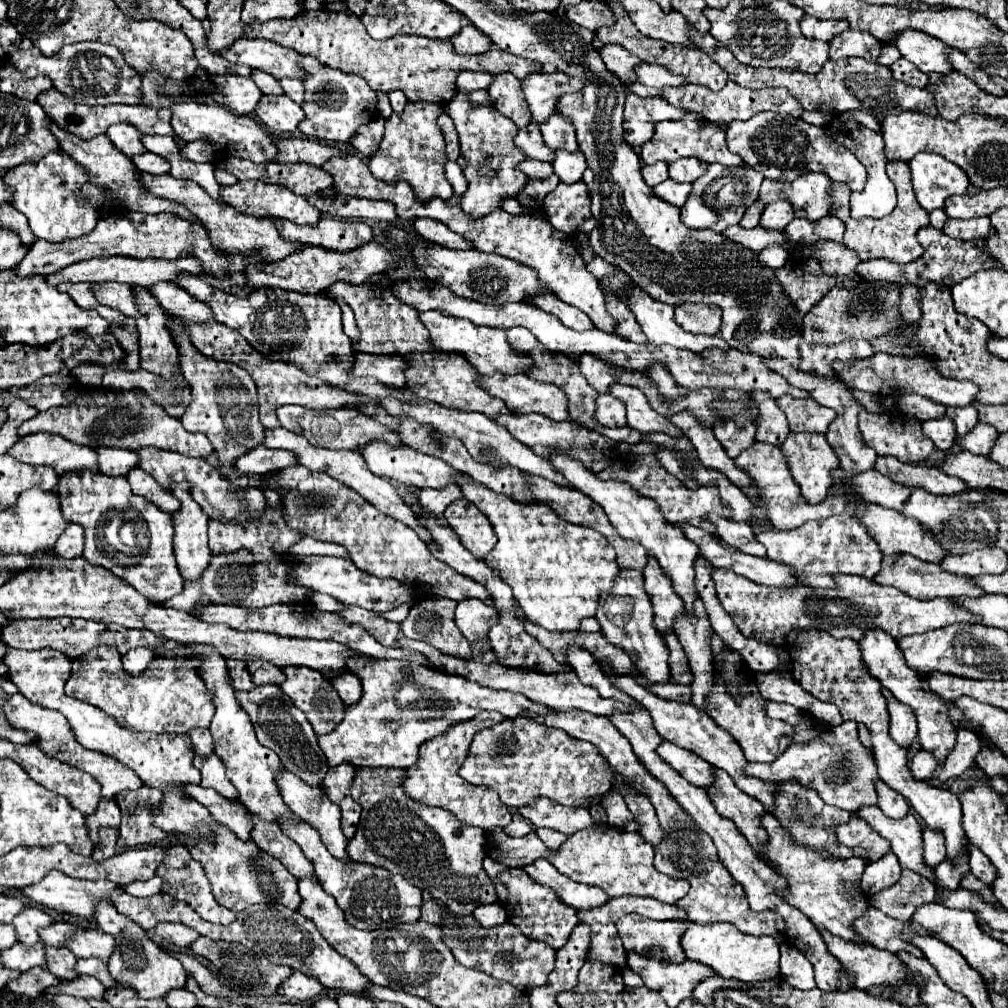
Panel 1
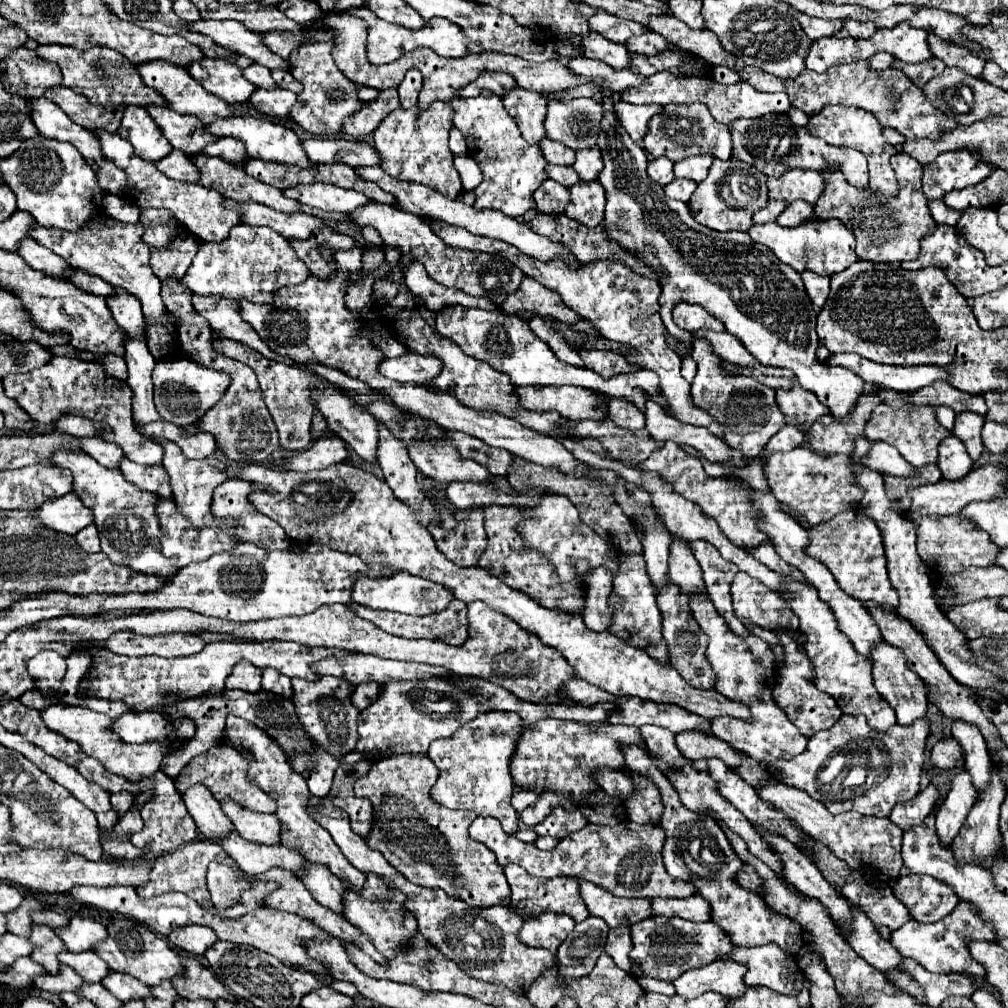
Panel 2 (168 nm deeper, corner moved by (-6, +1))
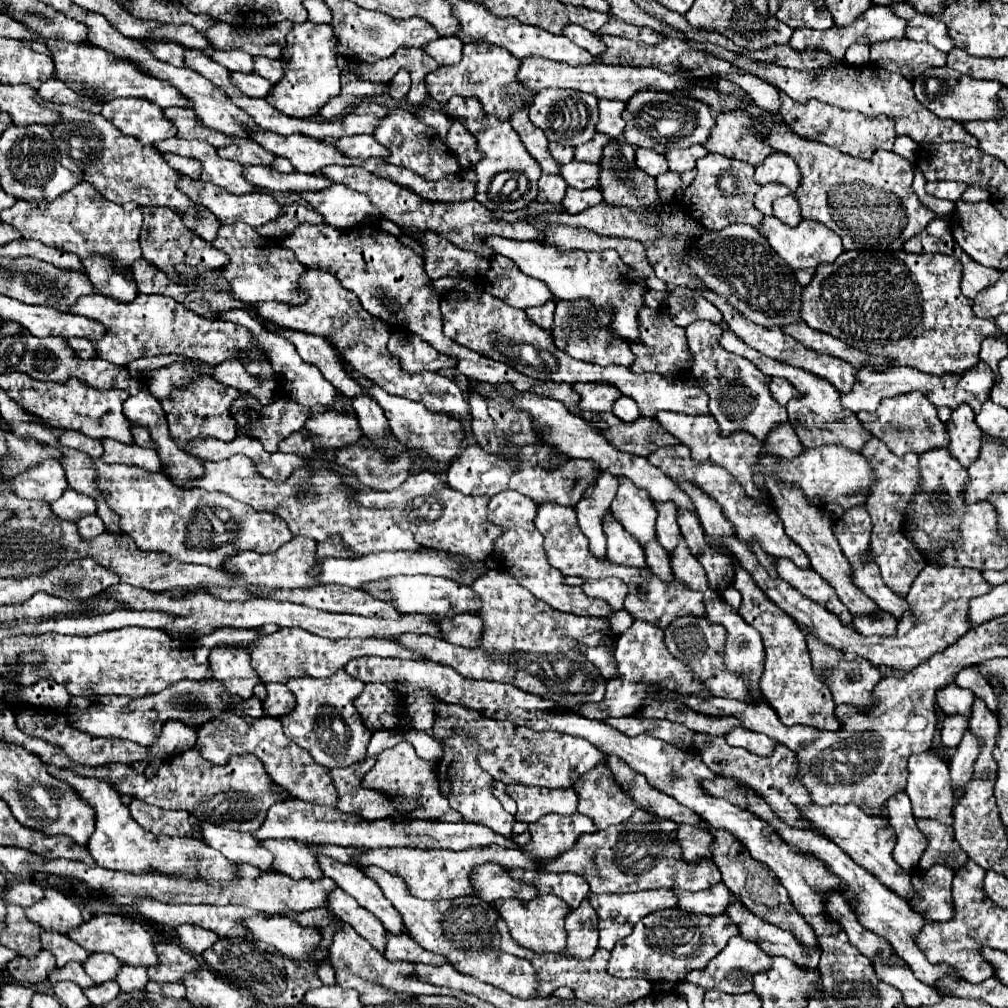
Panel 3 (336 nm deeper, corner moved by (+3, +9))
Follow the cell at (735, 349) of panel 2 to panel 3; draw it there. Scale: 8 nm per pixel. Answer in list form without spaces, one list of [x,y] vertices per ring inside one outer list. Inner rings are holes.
[[[723,329],[721,337],[719,337],[719,345],[735,355],[741,355],[745,359],[749,359],[761,373],[765,375],[775,375],[775,377],[785,377],[789,379],[795,389],[799,393],[803,393],[801,399],[793,399],[787,404],[787,413],[789,416],[789,423],[793,425],[793,429],[797,431],[801,443],[805,447],[819,447],[819,445],[841,445],[847,447],[851,451],[861,451],[863,445],[873,437],[861,423],[857,417],[845,417],[845,413],[841,413],[841,405],[837,405],[837,397],[839,391],[833,389],[833,385],[809,371],[791,367],[787,363],[781,363],[777,359],[765,357],[763,353],[759,353],[757,349],[745,345],[745,341],[741,341],[731,329]]]

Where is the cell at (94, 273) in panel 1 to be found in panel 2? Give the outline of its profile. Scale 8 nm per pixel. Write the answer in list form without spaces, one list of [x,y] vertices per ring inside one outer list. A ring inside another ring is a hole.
[[[236,225],[226,241],[202,243],[182,283],[196,295],[224,299],[246,299],[252,303],[270,303],[274,293],[286,285],[300,285],[310,271],[300,261],[288,241],[268,227]]]

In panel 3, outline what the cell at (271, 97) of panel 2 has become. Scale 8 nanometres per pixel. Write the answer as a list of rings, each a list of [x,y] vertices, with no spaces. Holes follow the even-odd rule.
[[[231,73],[231,81],[247,97],[267,97],[271,93],[271,89],[273,89],[273,85],[265,77],[257,75],[257,73],[251,73],[251,75]]]

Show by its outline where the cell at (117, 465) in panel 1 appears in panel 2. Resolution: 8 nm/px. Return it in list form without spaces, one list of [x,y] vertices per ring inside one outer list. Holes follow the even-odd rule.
[[[92,437],[92,439],[82,439],[82,451],[86,451],[90,457],[94,457],[100,465],[104,467],[118,467],[120,459],[124,457],[122,449],[114,443],[108,443],[100,437]]]

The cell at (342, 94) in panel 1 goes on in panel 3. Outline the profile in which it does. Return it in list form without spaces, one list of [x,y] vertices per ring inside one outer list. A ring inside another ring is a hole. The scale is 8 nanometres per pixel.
[[[311,21],[295,23],[287,35],[287,43],[281,53],[281,65],[285,69],[285,75],[279,83],[275,83],[273,93],[265,99],[285,115],[301,119],[317,117],[323,105],[333,97],[337,97],[341,91],[339,83],[341,73],[337,69],[335,55],[337,55],[337,39],[333,37],[329,25],[317,25]]]

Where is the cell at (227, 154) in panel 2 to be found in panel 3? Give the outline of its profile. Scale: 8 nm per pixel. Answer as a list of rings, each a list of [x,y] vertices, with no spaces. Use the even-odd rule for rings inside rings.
[[[231,137],[231,145],[217,149],[217,153],[223,159],[241,163],[241,165],[265,165],[265,161],[273,161],[273,155],[265,149],[261,149],[261,145],[257,145],[253,139],[249,137]]]

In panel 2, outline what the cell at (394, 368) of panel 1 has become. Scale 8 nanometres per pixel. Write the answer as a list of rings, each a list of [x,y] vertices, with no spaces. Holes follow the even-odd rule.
[[[406,351],[400,357],[384,359],[380,373],[400,383],[428,383],[442,371],[442,361],[434,355],[420,355]]]

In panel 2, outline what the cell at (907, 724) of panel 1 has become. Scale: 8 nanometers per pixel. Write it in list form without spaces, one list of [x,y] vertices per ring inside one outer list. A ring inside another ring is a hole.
[[[882,641],[882,645],[878,645],[878,649],[874,649],[874,685],[878,689],[878,693],[890,703],[890,707],[896,711],[898,723],[900,725],[912,725],[918,717],[926,715],[926,689],[922,685],[922,681],[918,681],[918,677],[914,677],[914,673],[910,673],[910,669],[906,669],[906,659],[902,657],[902,649],[894,649],[892,645],[886,645]]]

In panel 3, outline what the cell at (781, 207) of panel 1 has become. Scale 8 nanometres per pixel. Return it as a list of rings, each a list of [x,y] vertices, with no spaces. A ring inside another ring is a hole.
[[[785,195],[785,197],[779,197],[777,201],[773,201],[773,215],[791,227],[803,219],[799,201],[793,195]]]

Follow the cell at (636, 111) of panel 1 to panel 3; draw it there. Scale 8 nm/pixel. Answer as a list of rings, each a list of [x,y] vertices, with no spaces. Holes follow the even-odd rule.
[[[599,99],[599,123],[597,123],[597,131],[613,137],[613,139],[621,139],[623,137],[623,129],[625,129],[625,121],[621,117],[621,113],[625,111],[625,101],[611,101],[611,99]]]

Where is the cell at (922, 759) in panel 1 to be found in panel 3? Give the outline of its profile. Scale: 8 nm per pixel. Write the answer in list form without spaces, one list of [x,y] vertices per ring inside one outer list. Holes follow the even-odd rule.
[[[945,717],[943,721],[943,729],[941,729],[941,743],[949,749],[957,747],[963,733],[967,731],[969,725],[965,725],[965,721],[961,721],[961,717]]]

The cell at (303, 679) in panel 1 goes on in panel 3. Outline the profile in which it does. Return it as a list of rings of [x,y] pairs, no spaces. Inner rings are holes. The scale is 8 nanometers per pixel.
[[[339,671],[325,679],[313,679],[313,677],[291,679],[287,681],[287,687],[295,695],[295,707],[281,717],[281,723],[285,735],[293,743],[307,749],[311,757],[327,769],[345,767],[351,765],[353,761],[365,759],[365,749],[371,731],[363,725],[361,715],[353,705],[353,697],[357,697],[357,693],[361,693],[361,689],[365,687],[361,681],[349,677],[345,671]],[[349,751],[351,751],[351,759],[347,759]]]

